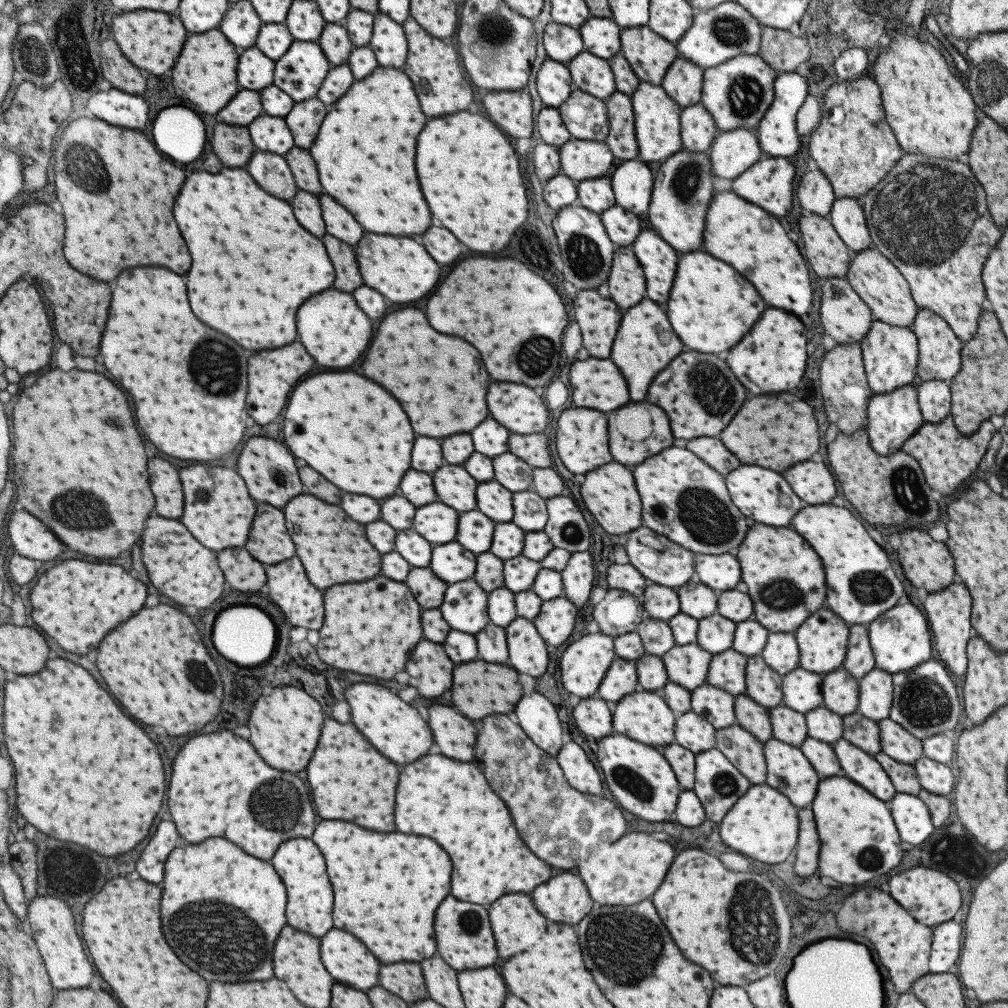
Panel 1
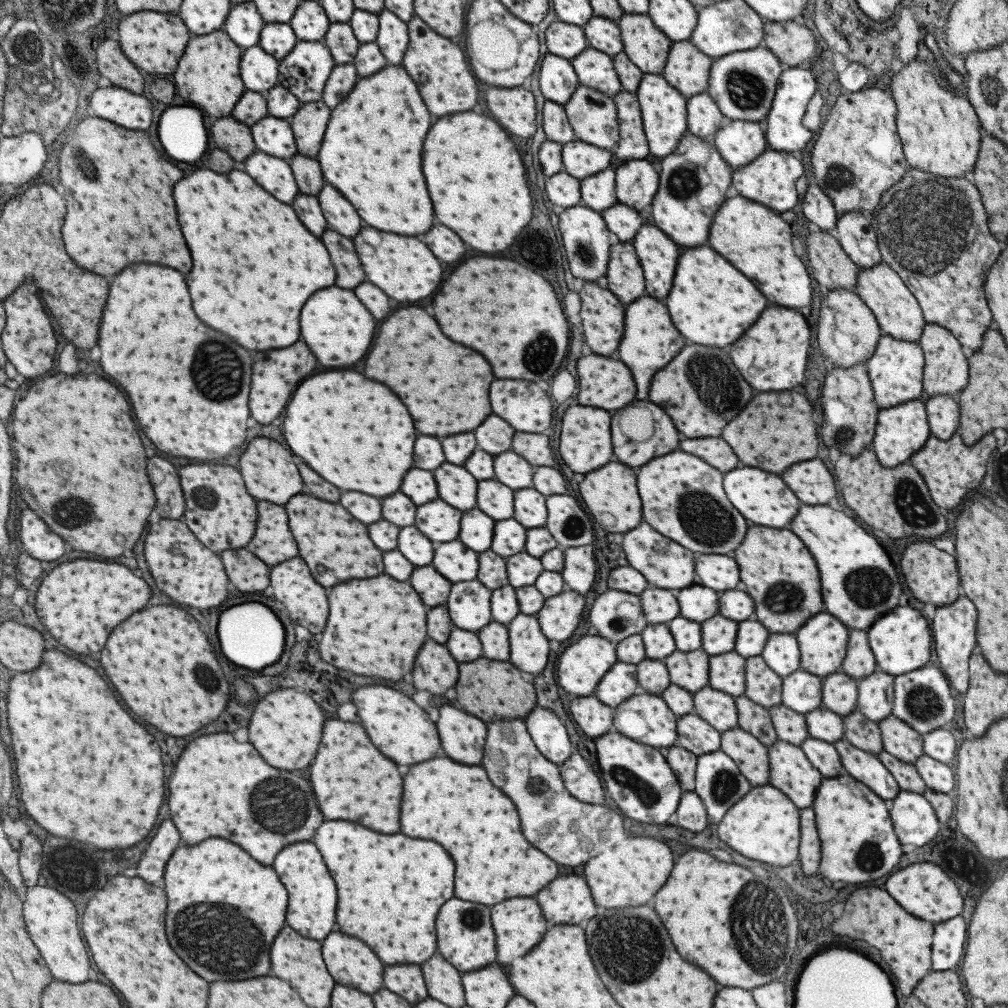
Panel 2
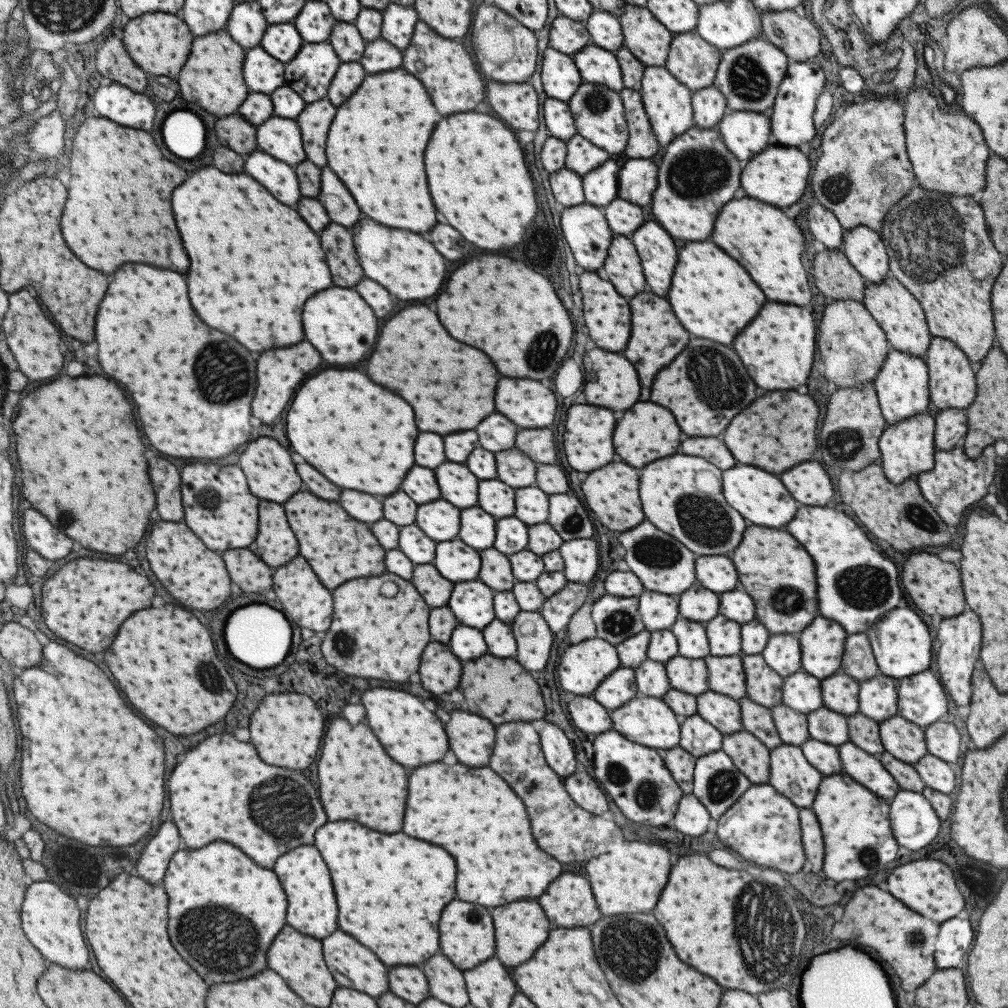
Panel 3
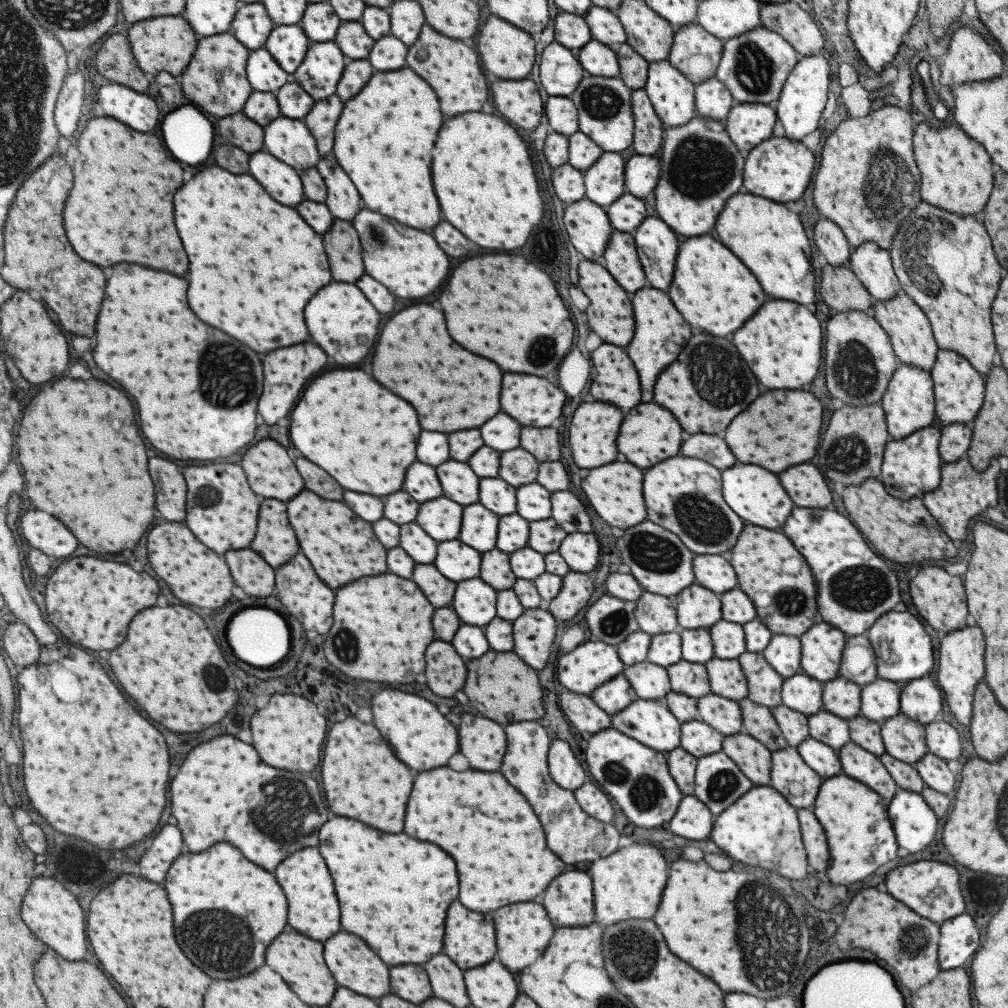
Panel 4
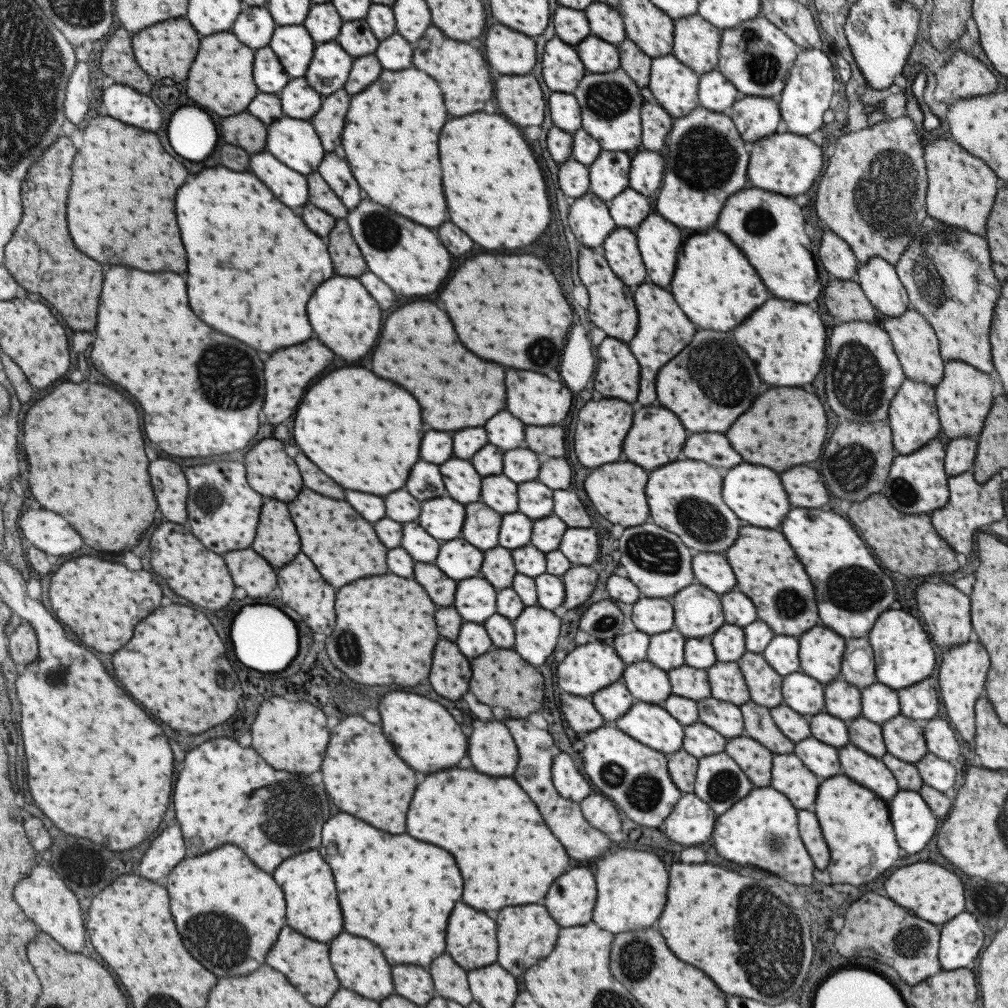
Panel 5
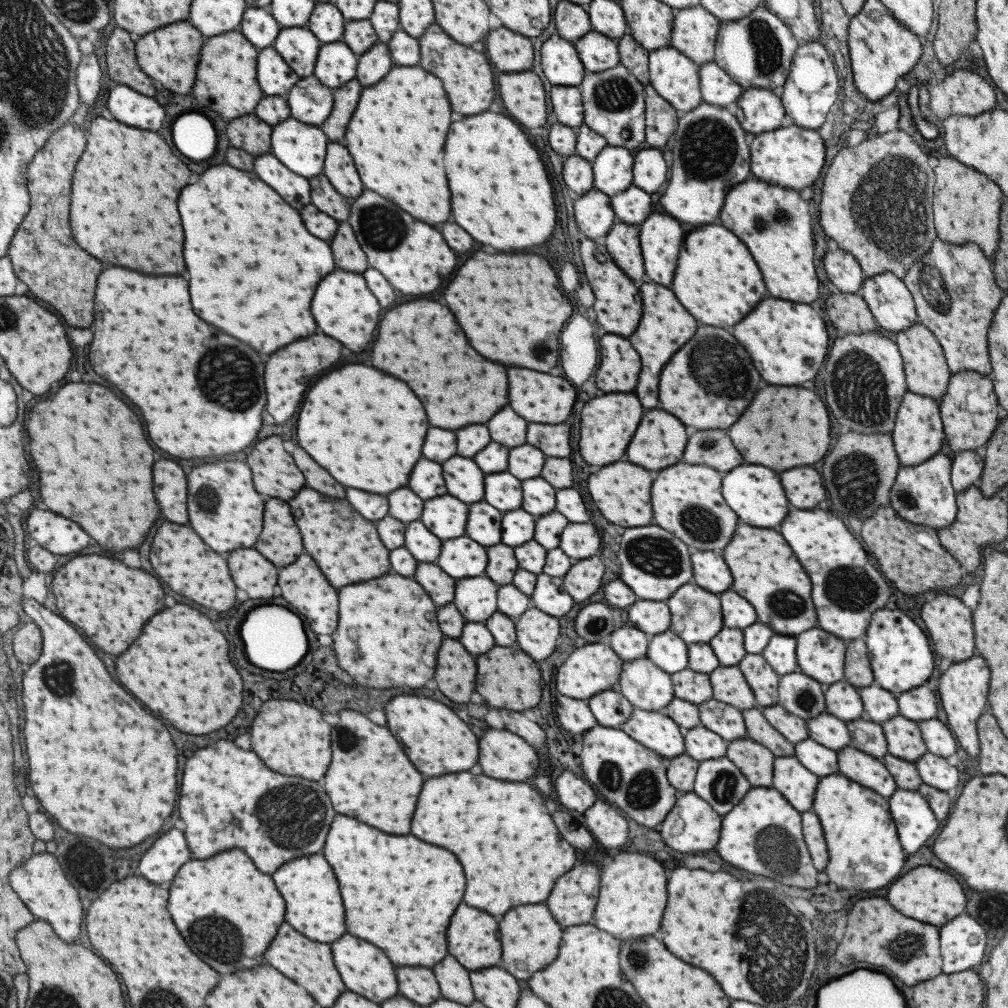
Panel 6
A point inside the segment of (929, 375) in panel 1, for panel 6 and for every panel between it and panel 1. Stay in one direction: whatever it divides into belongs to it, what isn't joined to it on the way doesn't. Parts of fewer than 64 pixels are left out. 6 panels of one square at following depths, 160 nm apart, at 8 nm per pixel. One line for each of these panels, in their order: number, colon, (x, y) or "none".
2: (945, 371)
3: (951, 383)
4: (958, 389)
5: (963, 397)
6: (969, 413)

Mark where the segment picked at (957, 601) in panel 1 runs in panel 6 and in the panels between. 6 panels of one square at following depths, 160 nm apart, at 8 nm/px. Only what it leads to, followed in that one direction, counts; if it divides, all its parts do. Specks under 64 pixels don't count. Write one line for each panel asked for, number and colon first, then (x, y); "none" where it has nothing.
2: (953, 630)
3: (959, 638)
4: (960, 657)
5: (962, 672)
6: (963, 687)

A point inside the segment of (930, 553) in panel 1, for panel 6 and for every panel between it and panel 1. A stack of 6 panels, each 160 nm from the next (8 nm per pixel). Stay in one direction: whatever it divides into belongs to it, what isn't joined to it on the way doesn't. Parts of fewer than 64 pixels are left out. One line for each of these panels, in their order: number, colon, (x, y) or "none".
2: (930, 575)
3: (933, 586)
4: (938, 597)
5: (944, 611)
6: (947, 622)

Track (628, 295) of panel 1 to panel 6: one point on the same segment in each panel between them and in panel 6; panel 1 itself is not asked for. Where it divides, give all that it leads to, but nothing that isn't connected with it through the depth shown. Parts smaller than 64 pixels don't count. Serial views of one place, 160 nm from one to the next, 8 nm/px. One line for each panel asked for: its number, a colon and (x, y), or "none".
2: (626, 283)
3: (622, 265)
4: (621, 260)
5: (620, 250)
6: (621, 241)

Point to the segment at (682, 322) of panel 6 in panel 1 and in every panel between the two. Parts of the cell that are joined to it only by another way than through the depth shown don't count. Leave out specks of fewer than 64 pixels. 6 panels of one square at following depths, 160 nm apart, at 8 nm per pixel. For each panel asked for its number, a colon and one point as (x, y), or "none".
1: (645, 343)
2: (649, 341)
3: (653, 326)
4: (660, 333)
5: (662, 330)

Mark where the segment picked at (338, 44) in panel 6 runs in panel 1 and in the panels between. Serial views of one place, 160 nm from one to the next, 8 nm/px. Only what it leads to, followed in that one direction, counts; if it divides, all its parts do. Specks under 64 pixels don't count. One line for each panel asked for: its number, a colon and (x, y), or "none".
1: (299, 72)
2: (303, 72)
3: (309, 72)
4: (321, 67)
5: (329, 66)

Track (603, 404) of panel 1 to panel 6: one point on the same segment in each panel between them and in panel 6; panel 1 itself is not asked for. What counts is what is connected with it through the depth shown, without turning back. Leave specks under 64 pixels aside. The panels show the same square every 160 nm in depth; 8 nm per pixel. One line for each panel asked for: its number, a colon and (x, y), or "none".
2: (603, 383)
3: (610, 380)
4: (615, 380)
5: (617, 372)
6: (618, 363)

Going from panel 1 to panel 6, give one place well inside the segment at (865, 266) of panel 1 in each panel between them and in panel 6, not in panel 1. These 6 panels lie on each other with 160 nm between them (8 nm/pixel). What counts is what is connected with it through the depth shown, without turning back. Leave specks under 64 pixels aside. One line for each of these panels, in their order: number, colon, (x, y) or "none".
2: (895, 309)
3: (901, 318)
4: (908, 329)
5: (916, 346)
6: (925, 371)

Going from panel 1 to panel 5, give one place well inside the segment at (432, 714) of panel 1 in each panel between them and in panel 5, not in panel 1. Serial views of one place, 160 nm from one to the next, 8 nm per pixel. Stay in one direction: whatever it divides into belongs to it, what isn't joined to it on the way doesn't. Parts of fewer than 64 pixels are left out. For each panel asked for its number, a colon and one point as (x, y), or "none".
2: (462, 736)
3: (471, 739)
4: (482, 742)
5: (491, 751)

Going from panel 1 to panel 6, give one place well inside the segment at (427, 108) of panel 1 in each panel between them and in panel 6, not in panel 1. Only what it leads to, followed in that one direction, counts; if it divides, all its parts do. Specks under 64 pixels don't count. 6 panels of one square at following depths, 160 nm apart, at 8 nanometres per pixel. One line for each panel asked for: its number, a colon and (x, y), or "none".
2: (437, 66)
3: (444, 68)
4: (451, 68)
5: (459, 69)
6: (465, 74)

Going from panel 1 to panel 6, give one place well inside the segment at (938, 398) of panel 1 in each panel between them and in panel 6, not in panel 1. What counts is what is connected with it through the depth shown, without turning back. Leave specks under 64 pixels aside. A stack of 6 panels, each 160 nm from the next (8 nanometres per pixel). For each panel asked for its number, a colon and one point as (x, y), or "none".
2: (942, 414)
3: (950, 424)
4: (955, 438)
5: (959, 454)
6: (965, 469)

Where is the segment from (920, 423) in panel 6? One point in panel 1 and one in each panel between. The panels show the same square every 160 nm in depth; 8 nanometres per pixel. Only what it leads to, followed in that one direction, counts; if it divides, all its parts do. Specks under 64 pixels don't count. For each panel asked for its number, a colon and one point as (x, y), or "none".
1: (889, 353)
2: (895, 368)
3: (901, 386)
4: (907, 403)
5: (912, 415)

